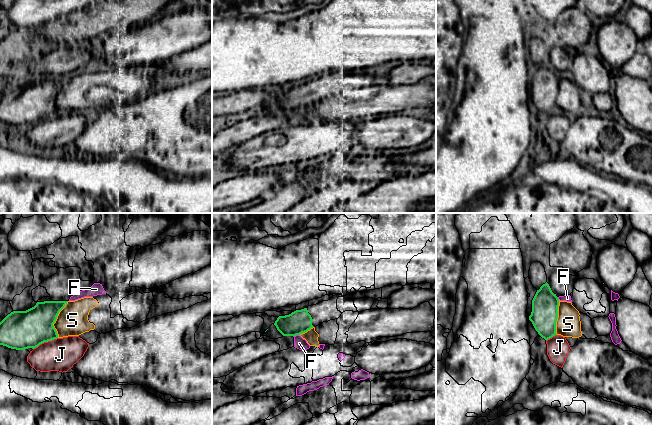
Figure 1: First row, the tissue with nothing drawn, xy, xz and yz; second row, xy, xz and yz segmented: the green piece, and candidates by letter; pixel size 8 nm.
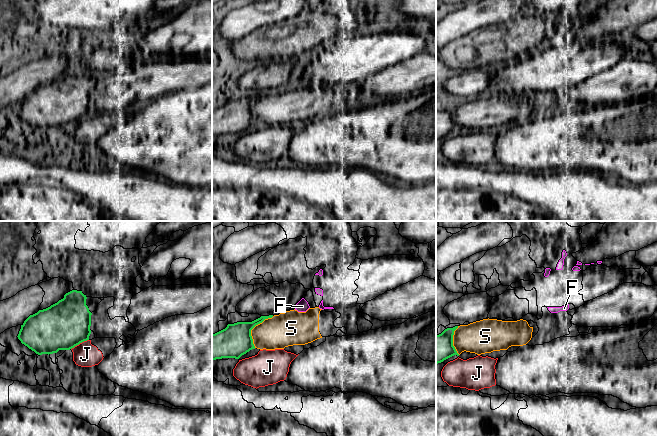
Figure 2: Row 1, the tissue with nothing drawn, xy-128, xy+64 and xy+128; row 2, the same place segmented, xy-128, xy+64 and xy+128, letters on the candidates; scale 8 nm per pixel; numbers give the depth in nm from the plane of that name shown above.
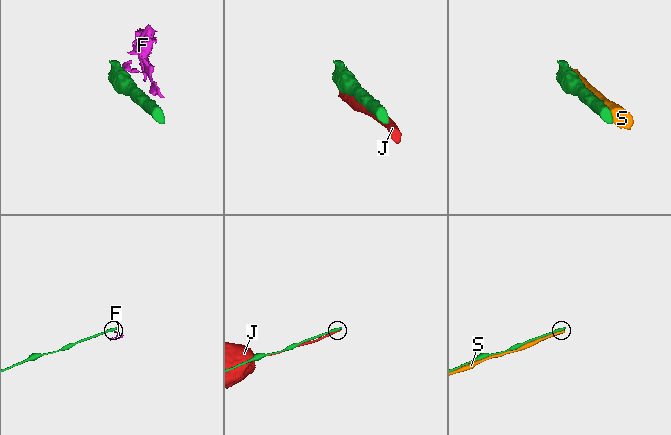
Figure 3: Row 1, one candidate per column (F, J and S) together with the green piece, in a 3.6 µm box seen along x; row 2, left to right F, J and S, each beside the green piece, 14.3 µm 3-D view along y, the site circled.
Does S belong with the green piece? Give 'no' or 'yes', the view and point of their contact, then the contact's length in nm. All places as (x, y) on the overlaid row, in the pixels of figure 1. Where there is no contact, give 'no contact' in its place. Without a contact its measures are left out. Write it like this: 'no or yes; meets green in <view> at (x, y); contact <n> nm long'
no; meets green in xy at (56, 318); contact 300 nm long

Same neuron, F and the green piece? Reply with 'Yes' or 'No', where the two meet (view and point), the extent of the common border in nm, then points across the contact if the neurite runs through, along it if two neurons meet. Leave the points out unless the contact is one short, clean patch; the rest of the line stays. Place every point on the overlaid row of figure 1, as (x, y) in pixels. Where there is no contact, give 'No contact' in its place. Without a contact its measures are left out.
No. Touches green at xz (296, 334). Shared border 60 nm. Boundary: xz (299, 334), (293, 336)

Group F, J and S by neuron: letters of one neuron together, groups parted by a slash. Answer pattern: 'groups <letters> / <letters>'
groups F / J / S

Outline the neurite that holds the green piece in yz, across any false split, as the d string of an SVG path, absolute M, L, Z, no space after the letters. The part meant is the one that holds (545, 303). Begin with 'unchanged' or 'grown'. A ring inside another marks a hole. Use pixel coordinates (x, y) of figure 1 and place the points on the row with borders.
unchanged; M546 282L537 290L532 300L532 312L529 320L538 334L548 340L556 334L559 299Z

